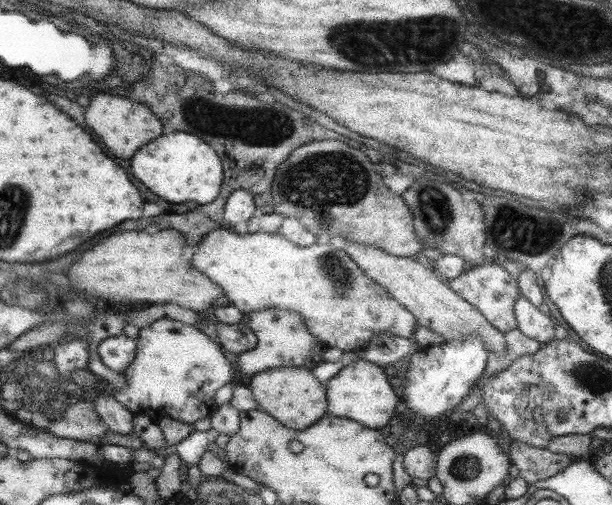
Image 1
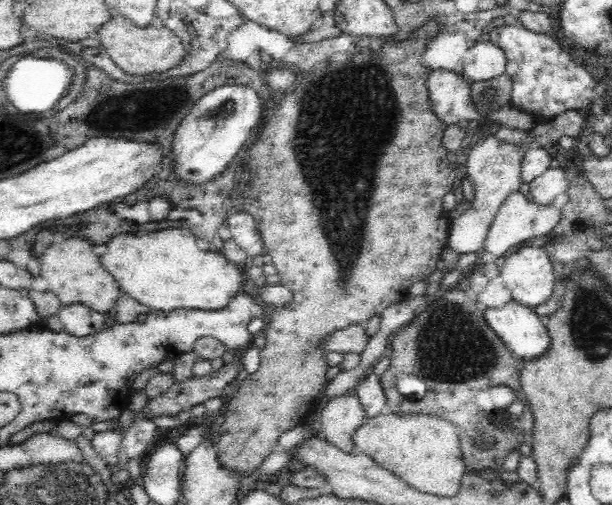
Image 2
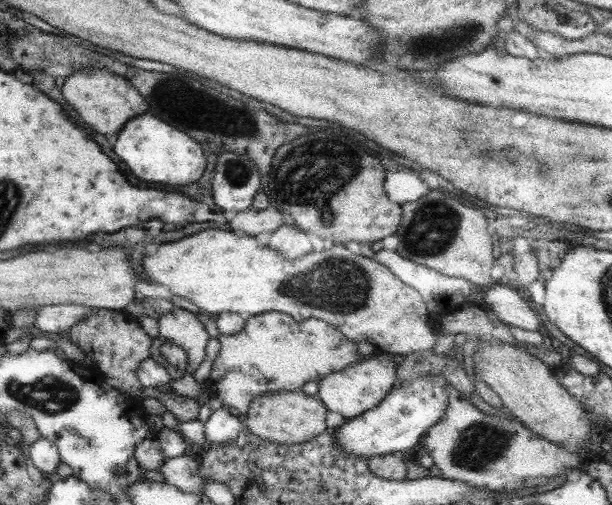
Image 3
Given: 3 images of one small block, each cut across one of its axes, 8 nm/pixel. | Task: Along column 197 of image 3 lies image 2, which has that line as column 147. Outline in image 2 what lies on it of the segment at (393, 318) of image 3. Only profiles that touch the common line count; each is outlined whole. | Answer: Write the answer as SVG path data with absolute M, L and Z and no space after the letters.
M186 226L146 232L144 236L134 232L118 233L112 235L105 244L106 251L101 256L101 266L113 276L120 293L134 298L150 311L160 310L168 313L178 309L218 310L246 288L234 263L226 260L226 257L215 249L201 251L196 246L196 239L195 234L192 234Z

